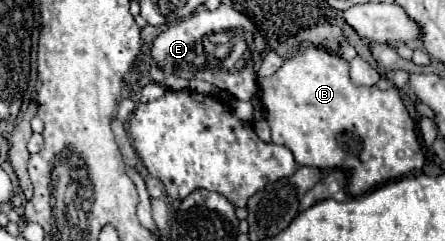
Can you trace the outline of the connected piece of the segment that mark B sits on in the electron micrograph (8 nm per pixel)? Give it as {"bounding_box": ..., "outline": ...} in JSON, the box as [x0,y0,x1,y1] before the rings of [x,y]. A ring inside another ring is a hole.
{"bounding_box":[257,46,425,196],"outline":[[[305,46],[303,52],[287,58],[271,78],[259,78],[257,82],[261,90],[261,102],[267,110],[267,122],[271,126],[273,142],[287,146],[301,166],[317,166],[321,170],[347,170],[349,192],[353,196],[361,196],[389,180],[423,168],[425,154],[415,134],[415,122],[403,106],[399,92],[395,88],[379,90],[377,86],[367,88],[351,84],[349,64],[343,62],[337,54],[331,54],[319,46]]]}

